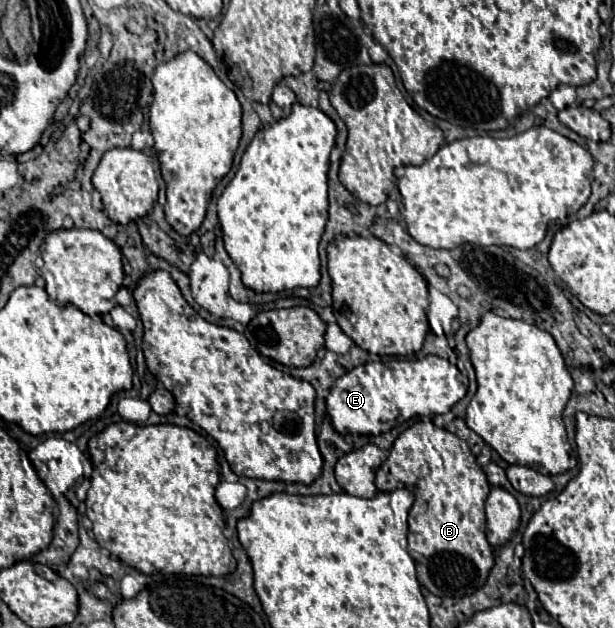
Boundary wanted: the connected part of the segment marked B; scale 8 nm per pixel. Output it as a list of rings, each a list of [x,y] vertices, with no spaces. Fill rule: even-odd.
[[[417,421],[395,439],[387,461],[377,469],[375,485],[379,491],[405,487],[415,495],[409,511],[409,555],[417,567],[417,581],[425,589],[439,597],[465,597],[483,587],[495,563],[493,549],[485,537],[485,499],[491,487],[465,441],[447,429],[435,427],[431,421]]]

